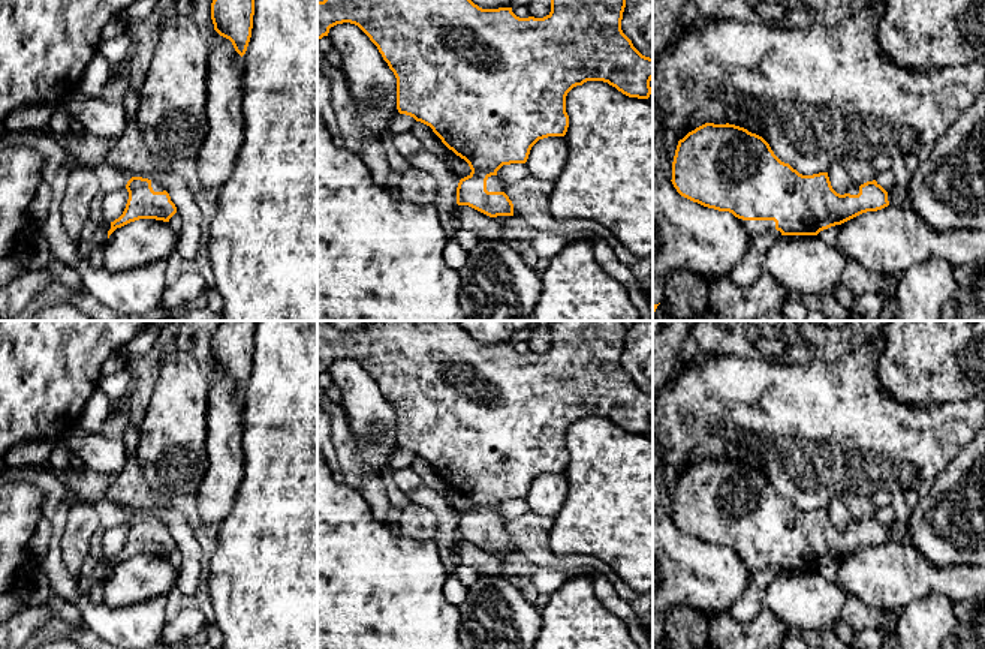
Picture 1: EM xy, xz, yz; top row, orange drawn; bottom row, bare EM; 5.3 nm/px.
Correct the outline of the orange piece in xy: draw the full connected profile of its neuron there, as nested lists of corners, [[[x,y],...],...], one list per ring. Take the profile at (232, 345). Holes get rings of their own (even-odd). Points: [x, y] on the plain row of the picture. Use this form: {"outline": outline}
{"outline": [[[222,321],[211,339],[214,366],[229,375],[241,393],[251,373],[256,324],[257,321]]]}

